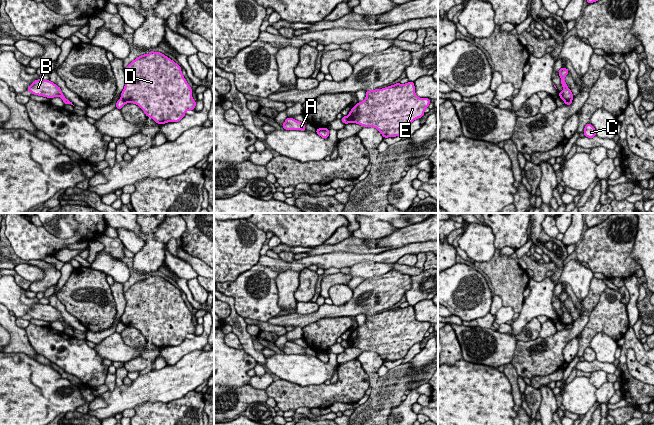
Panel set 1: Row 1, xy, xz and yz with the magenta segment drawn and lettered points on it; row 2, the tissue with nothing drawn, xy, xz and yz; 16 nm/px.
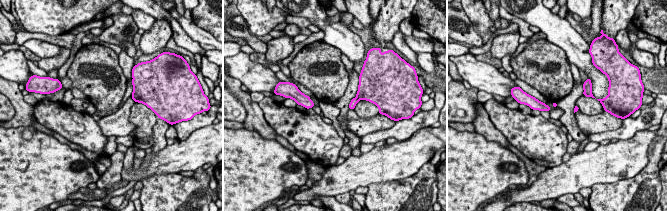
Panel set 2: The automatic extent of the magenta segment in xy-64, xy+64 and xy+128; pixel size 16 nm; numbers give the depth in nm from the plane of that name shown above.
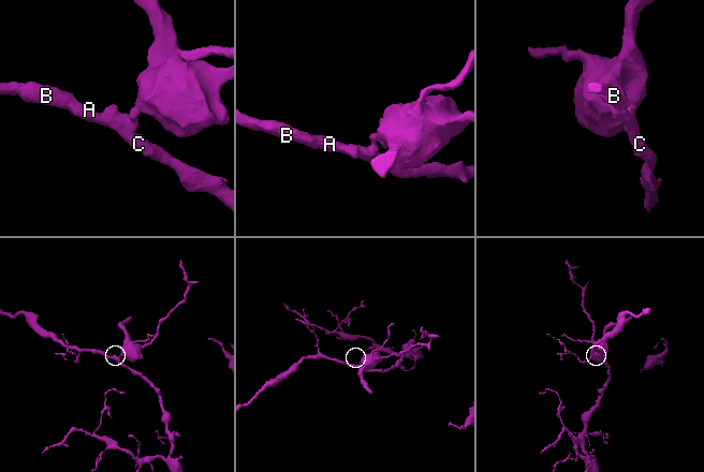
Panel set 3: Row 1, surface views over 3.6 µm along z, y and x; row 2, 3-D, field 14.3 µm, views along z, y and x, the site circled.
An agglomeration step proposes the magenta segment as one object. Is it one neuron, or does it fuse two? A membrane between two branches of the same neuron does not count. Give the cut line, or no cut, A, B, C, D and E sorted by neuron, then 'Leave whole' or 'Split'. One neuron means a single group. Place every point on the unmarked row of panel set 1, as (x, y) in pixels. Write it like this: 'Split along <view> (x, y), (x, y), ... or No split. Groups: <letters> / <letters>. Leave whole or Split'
Split along xy (121, 321), (126, 326). Groups: A B C / D E. Split

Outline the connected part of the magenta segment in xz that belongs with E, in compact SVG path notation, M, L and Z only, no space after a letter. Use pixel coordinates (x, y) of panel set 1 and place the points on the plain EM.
M414 306L396 307L383 313L366 315L366 322L349 336L349 347L374 351L384 362L404 358L409 349L421 342L431 327L415 318Z

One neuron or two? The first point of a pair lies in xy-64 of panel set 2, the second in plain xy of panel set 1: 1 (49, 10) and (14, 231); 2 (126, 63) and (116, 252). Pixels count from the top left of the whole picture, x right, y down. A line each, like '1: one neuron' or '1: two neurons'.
1: one neuron
2: one neuron

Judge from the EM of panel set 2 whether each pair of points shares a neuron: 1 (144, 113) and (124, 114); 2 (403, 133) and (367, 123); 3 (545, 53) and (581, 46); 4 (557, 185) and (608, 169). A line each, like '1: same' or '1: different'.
1: different
2: different
3: different
4: same

